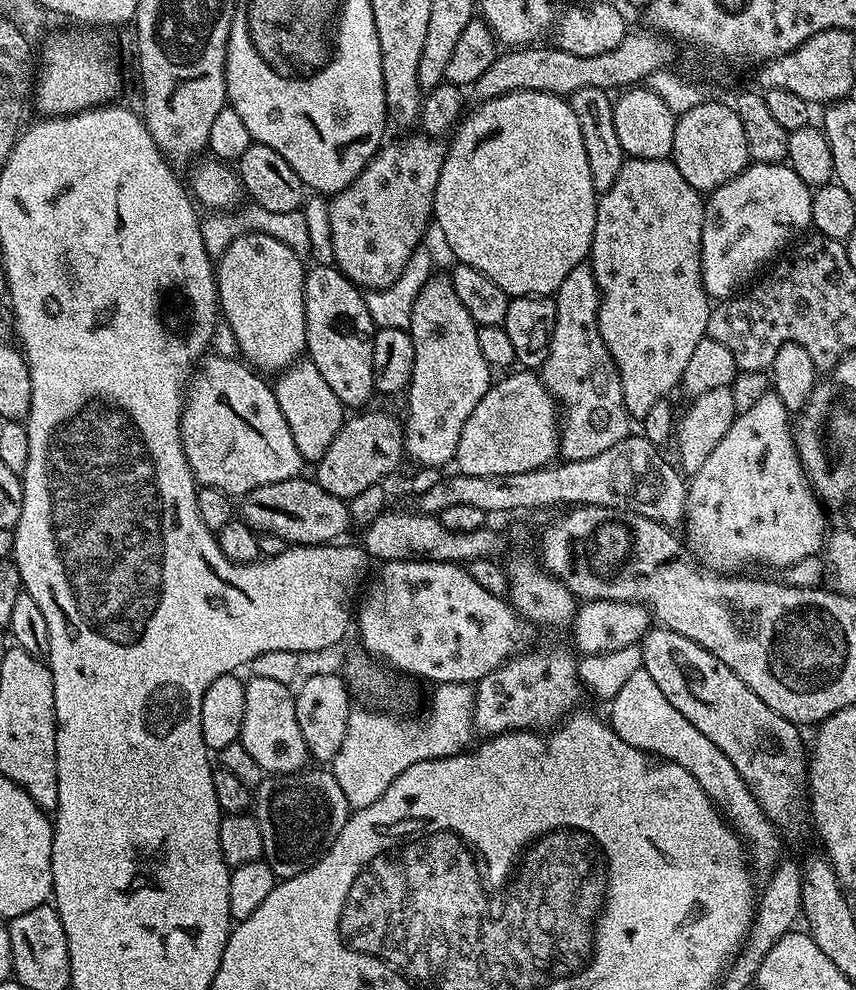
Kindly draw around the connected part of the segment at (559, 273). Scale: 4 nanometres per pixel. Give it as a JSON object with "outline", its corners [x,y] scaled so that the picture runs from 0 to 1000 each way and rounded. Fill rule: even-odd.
{"outline":[[[624,91],[592,93],[557,106],[553,113],[550,110],[539,120],[527,138],[528,146],[525,144],[519,155],[519,167],[516,176],[512,180],[509,199],[505,209],[508,229],[514,229],[525,253],[534,259],[532,262],[536,266],[554,269],[554,273],[563,273],[568,281],[577,281],[577,285],[582,285],[582,289],[591,293],[593,300],[645,299],[652,293],[652,289],[657,289],[661,277],[666,277],[671,269],[683,266],[685,260],[692,254],[699,195],[694,192],[694,184],[689,184],[689,164],[685,161],[685,143],[680,139],[680,127],[675,127],[675,119],[671,115],[667,104],[660,98],[650,97],[646,93],[625,93]]]}

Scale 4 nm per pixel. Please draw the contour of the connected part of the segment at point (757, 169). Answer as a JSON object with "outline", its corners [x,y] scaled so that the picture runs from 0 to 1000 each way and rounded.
{"outline":[[[882,164],[875,165],[861,178],[853,180],[853,184],[839,188],[829,195],[822,208],[818,258],[820,285],[828,301],[840,305],[861,298],[870,288],[889,278],[888,270],[891,267],[901,268],[926,243],[940,237],[939,233],[945,233],[949,225],[949,195],[950,191],[942,184],[937,184],[937,180],[932,180],[932,176],[928,176],[928,172],[919,165]]]}

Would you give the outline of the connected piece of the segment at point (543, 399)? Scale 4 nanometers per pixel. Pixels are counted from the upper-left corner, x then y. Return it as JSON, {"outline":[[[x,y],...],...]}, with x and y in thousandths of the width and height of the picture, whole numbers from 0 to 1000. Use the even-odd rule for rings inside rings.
{"outline":[[[598,374],[585,380],[589,381],[585,384],[583,381],[570,391],[563,406],[554,410],[554,418],[549,418],[549,422],[544,424],[544,430],[540,432],[540,442],[535,444],[535,455],[530,466],[532,472],[537,472],[534,473],[536,480],[610,479],[614,475],[639,473],[651,464],[654,455],[657,420],[652,415],[648,402],[645,401],[645,395],[621,374]]]}

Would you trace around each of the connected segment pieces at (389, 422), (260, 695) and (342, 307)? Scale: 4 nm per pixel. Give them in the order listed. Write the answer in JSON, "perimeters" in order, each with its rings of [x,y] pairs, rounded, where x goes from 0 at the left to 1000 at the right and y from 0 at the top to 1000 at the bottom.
{"perimeters":[[[[422,415],[412,422],[403,423],[397,437],[386,446],[386,455],[376,459],[368,470],[367,484],[386,499],[397,505],[410,507],[423,495],[432,495],[432,491],[445,488],[473,464],[472,433],[453,416]]],[[[293,685],[286,690],[287,721],[283,721],[283,737],[278,751],[287,754],[297,770],[306,774],[310,782],[339,784],[361,771],[357,745],[348,733],[346,705],[342,696],[317,685]]],[[[364,269],[355,276],[355,312],[357,313],[357,345],[360,351],[357,353],[359,363],[367,366],[367,370],[371,370],[371,374],[376,377],[376,382],[381,382],[381,387],[384,388],[386,394],[390,394],[390,398],[395,398],[395,402],[408,413],[421,414],[426,411],[425,408],[439,396],[439,387],[437,386],[437,345],[435,340],[439,338],[442,331],[435,325],[432,313],[429,311],[426,303],[426,296],[417,291],[411,284],[404,282],[398,276],[397,272],[391,269]]]]}

